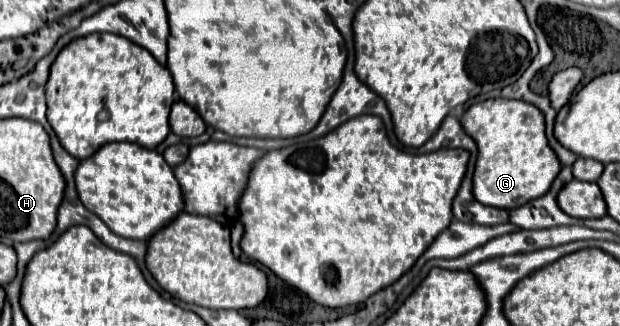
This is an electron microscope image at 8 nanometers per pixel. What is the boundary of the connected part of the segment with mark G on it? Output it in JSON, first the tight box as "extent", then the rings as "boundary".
{"extent":[462,98,562,210],"boundary":[[[508,98],[478,102],[464,112],[462,126],[474,136],[480,150],[474,172],[474,198],[482,204],[514,210],[546,194],[562,170],[546,138],[544,114],[530,102]]]}

